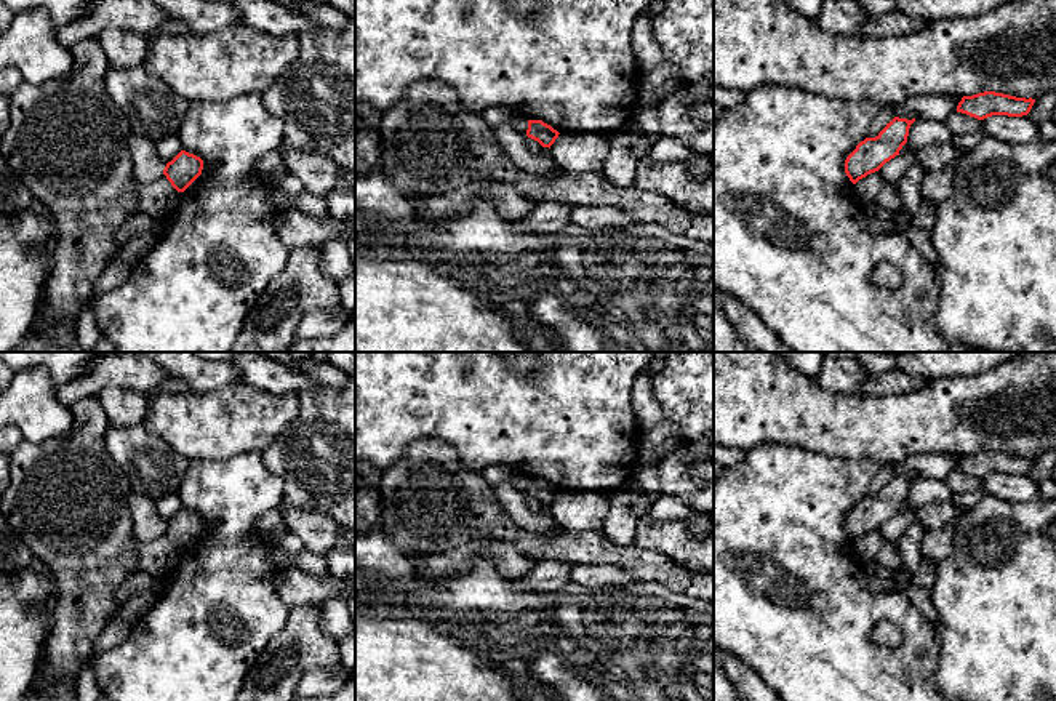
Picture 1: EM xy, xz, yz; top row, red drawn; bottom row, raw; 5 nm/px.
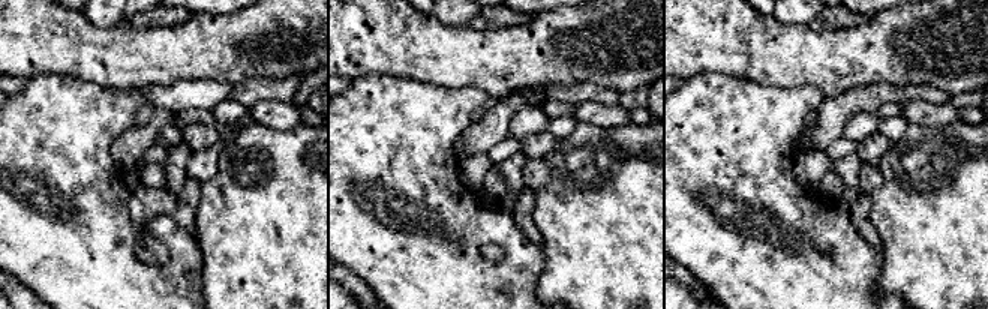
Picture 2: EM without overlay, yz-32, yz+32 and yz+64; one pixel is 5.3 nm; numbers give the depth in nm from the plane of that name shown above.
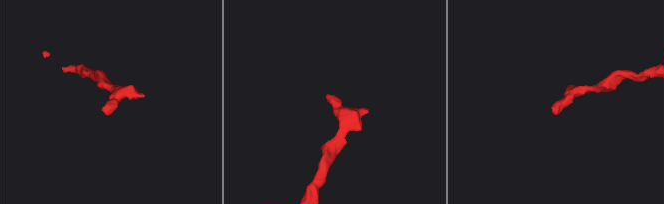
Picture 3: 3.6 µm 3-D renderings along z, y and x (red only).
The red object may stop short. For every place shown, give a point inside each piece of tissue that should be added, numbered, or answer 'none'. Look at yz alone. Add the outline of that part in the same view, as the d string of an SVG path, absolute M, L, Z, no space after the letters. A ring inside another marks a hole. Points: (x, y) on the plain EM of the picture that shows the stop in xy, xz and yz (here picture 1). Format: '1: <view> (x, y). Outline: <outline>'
none

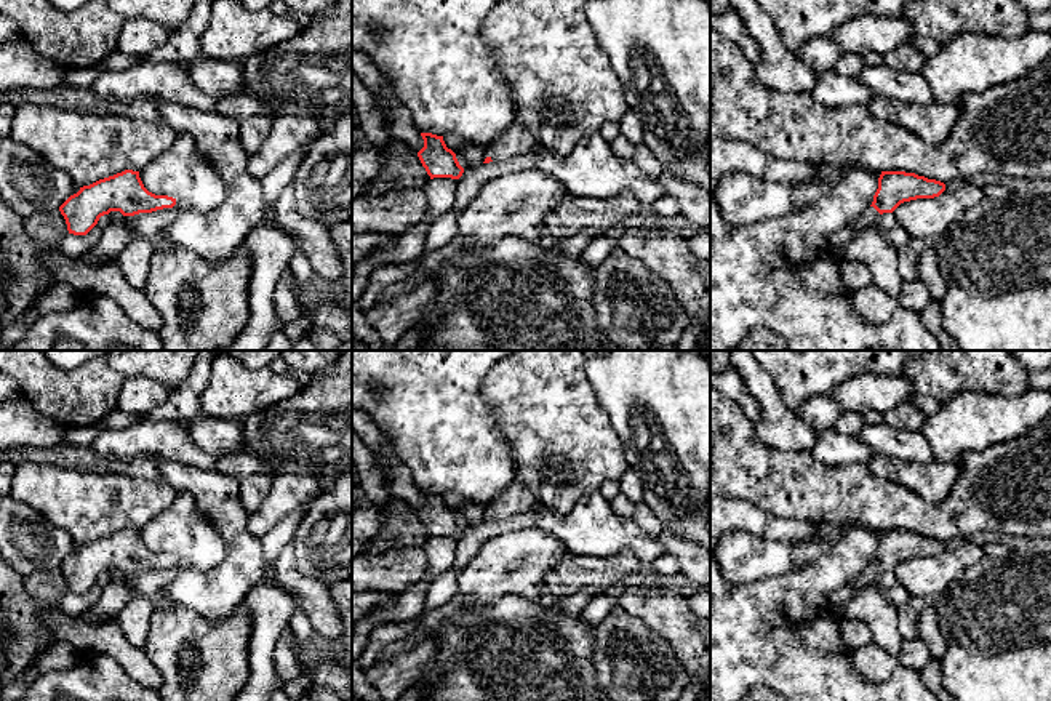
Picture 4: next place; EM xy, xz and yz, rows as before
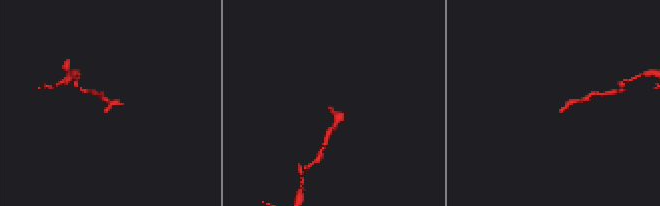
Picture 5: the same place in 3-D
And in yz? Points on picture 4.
1: yz (871, 573). Outline: M869 565L848 587L861 592L869 584L875 583L878 575L880 571L873 565Z

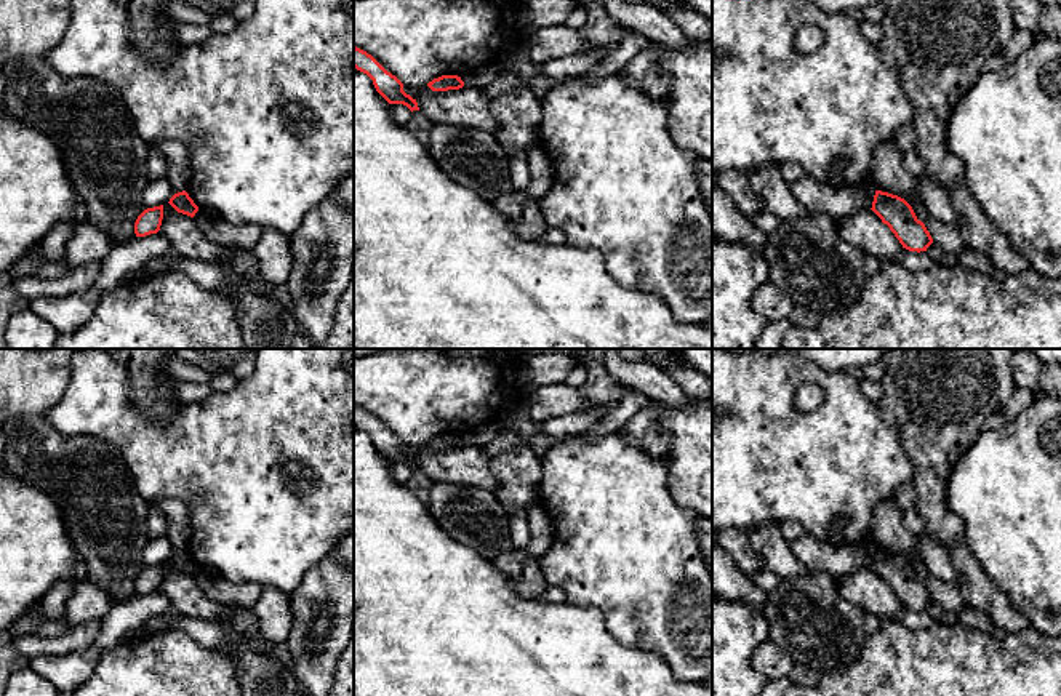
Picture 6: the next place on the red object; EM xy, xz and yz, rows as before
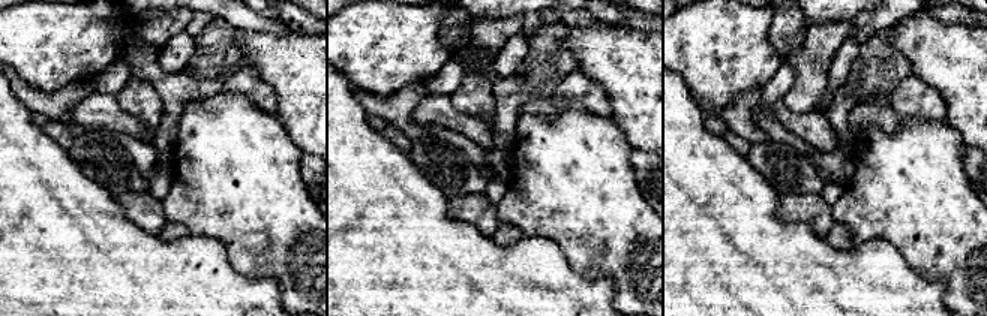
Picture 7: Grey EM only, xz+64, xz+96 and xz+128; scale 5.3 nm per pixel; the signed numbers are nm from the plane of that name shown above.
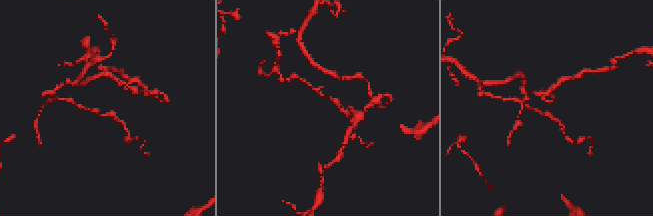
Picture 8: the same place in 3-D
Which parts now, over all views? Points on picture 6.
none

